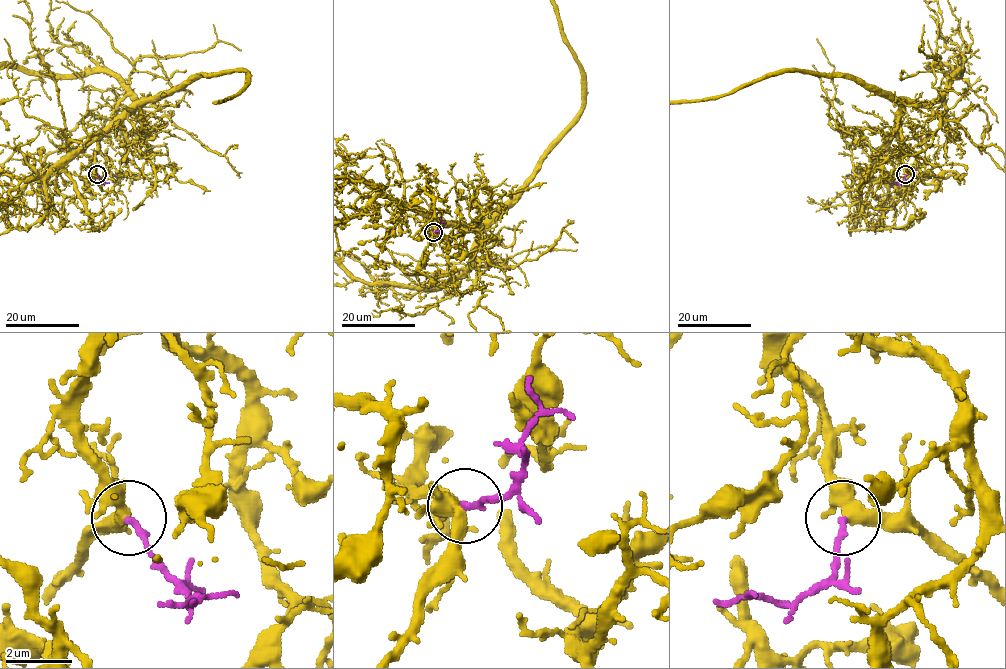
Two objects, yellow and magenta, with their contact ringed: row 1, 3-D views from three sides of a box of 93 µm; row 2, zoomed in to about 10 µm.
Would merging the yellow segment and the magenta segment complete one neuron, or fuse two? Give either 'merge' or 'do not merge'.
merge

